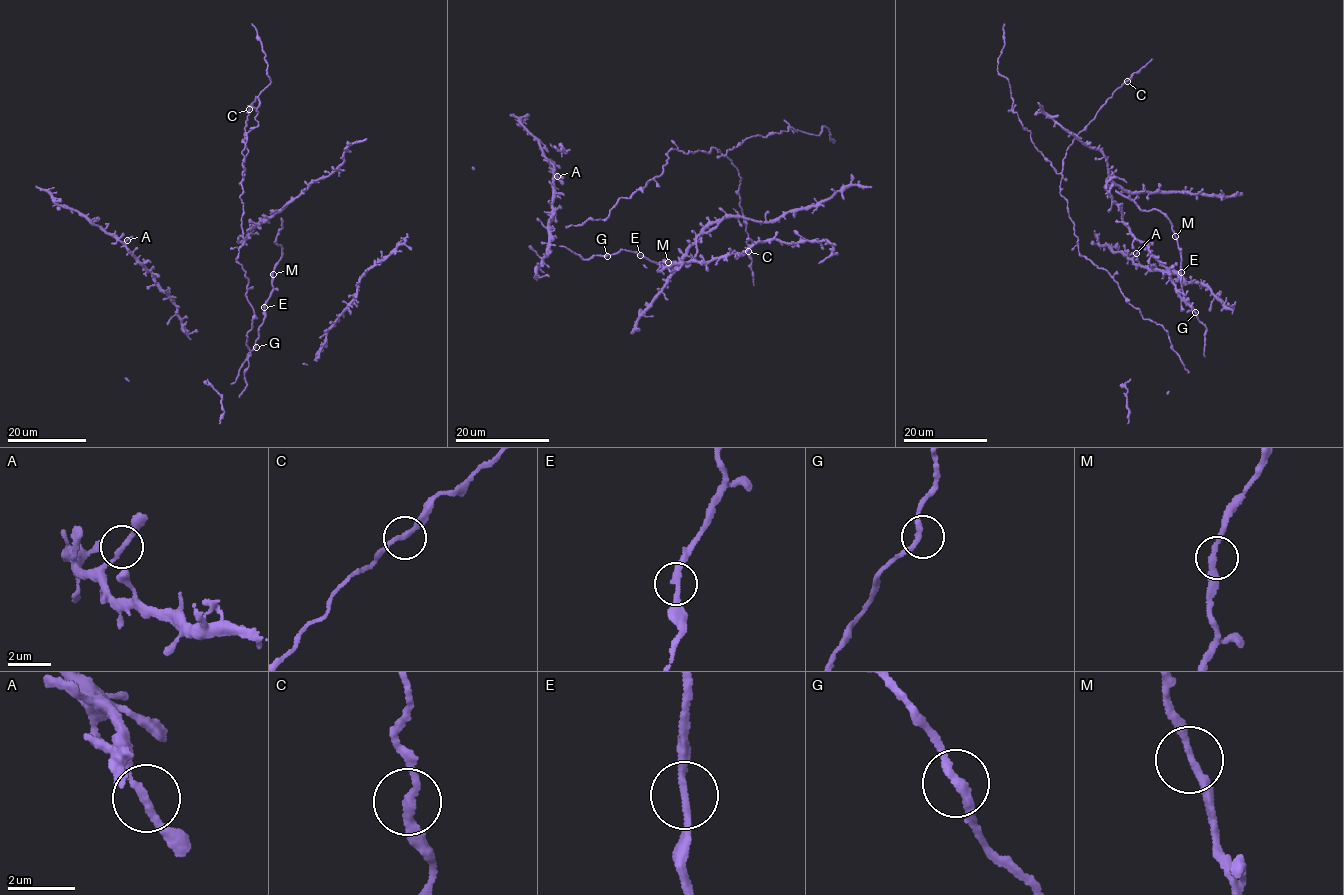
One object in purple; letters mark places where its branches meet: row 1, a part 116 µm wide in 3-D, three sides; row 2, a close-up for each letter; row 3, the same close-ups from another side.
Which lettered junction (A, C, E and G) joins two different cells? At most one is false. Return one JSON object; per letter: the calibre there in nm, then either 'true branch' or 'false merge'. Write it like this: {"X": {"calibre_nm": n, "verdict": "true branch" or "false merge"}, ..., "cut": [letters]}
{"A": {"calibre_nm": 200, "verdict": "true branch"}, "C": {"calibre_nm": 220, "verdict": "true branch"}, "E": {"calibre_nm": 220, "verdict": "false merge"}, "G": {"calibre_nm": 240, "verdict": "true branch"}, "cut": ["E"]}

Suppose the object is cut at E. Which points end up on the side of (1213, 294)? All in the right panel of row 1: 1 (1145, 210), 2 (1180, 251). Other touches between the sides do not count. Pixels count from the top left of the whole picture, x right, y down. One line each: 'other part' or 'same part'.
1: other part
2: other part

